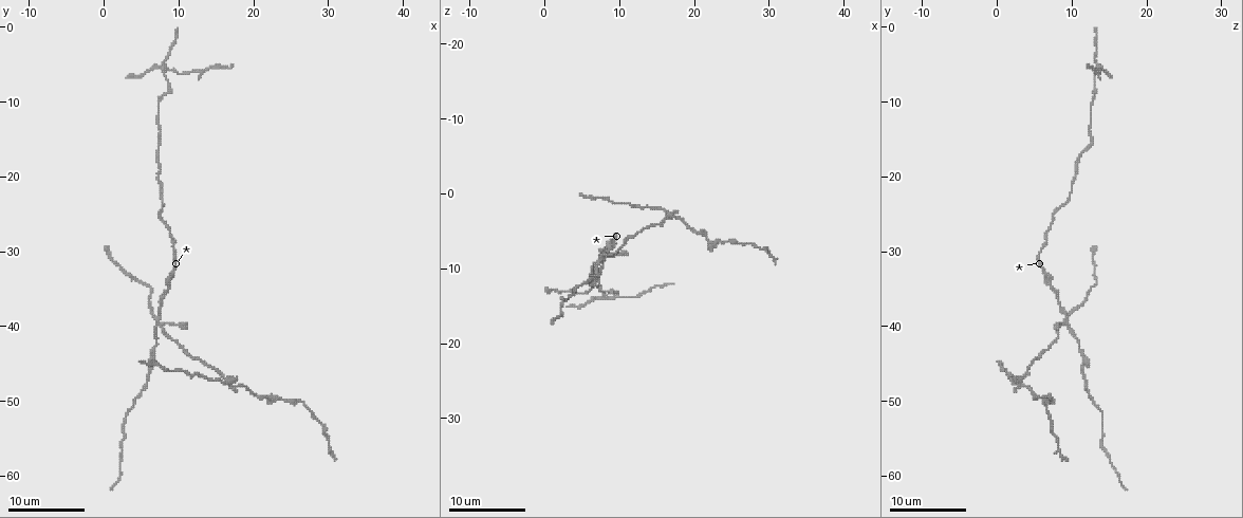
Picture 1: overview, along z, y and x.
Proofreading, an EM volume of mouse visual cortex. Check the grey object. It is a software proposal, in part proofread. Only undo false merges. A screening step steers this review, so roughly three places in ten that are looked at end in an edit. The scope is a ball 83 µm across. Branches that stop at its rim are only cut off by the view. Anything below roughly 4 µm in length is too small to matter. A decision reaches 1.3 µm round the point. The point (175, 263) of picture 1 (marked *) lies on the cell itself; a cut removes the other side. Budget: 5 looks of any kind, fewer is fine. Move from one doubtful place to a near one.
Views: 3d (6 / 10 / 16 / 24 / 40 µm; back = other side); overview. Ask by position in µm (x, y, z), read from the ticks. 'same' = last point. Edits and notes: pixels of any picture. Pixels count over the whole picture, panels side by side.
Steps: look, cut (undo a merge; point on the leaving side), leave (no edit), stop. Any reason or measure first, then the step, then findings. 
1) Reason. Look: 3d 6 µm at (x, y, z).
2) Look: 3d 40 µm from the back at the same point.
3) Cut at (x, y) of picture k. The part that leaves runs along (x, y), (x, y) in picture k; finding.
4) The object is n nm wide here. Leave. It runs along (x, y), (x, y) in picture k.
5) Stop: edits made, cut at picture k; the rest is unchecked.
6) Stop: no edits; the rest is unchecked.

Narrows sharply. Look: 3d 10 µm at (8.5, 35.0, 7.0).

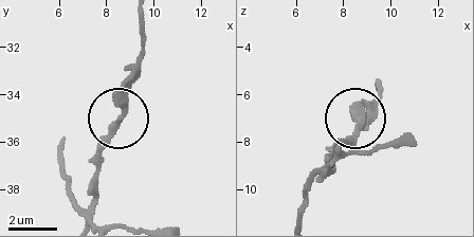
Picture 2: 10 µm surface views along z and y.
Leave. It runs along (144, 40), (117, 123), (91, 157) in picture 2; continuous, no second cell.

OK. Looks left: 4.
Looks like a crossing. Look: 3d 10 µm at (7.5, 40.0, 9.0).

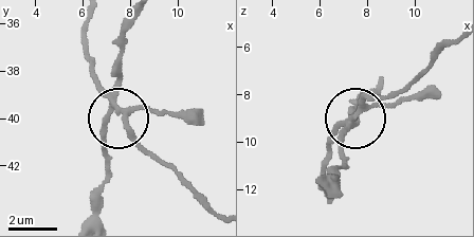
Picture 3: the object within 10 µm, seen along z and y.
Cut at (96, 75) of picture 3. The part that leaves runs along (113, 104), (138, 138), (216, 213) in picture 3; a second cell is stuck on.

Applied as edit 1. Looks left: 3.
Look: overview.

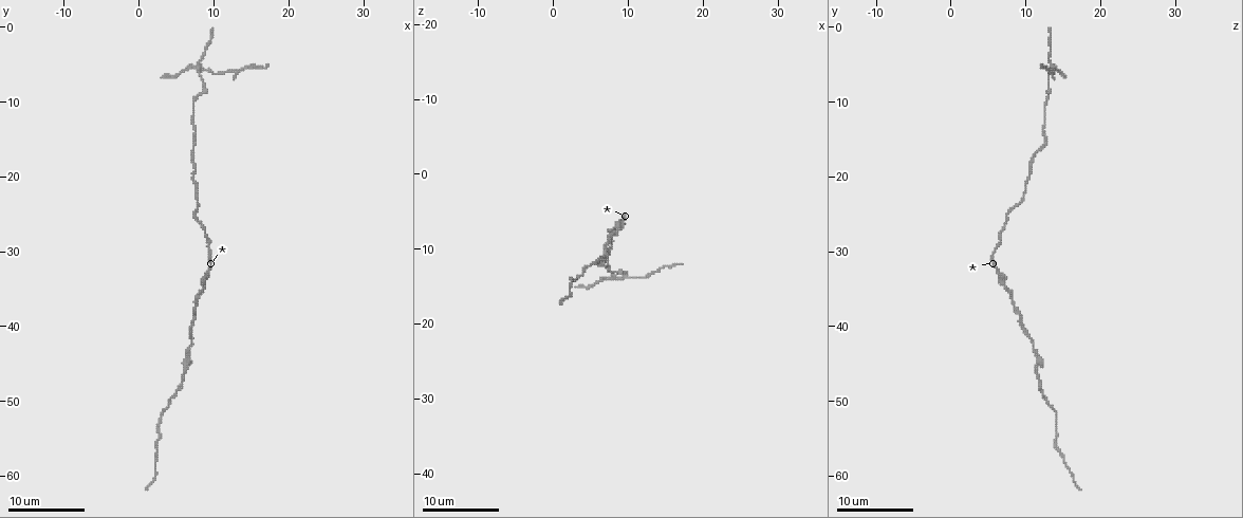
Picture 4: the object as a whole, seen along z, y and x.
Looks like a crossing. Look: 3d 10 µm at (8.5, 5.5, 14.0).

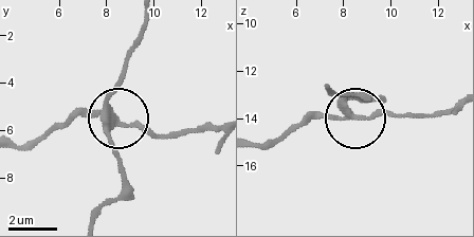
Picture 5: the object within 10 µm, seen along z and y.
Look: 3d 10 µm from the back at (8.2, 5.4, 13.9).

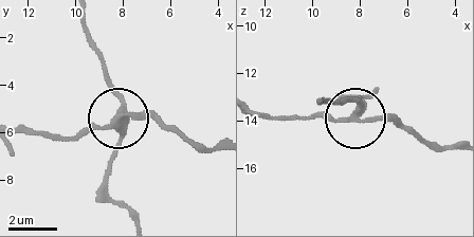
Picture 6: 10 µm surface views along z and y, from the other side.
4 arms meet here. Cut at (153, 116) of picture 6. The part that leaves runs along (113, 121), (67, 139), (18, 132) in picture 6; two cells meet here.

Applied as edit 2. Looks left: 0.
Stop: edits made, cut at picture 3, cut at picture 6; the rest is unchecked.

